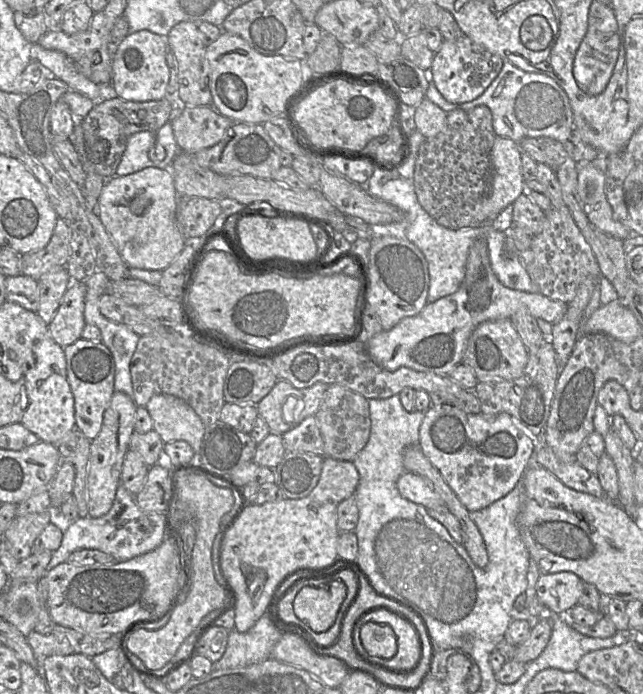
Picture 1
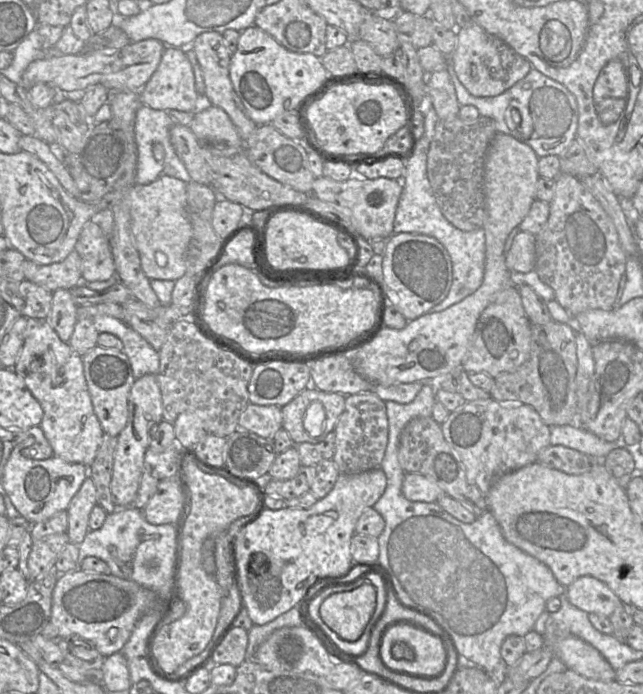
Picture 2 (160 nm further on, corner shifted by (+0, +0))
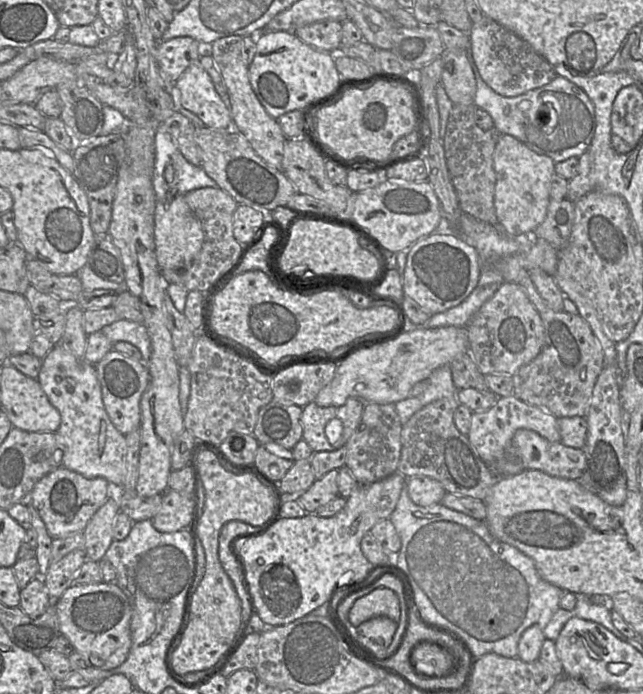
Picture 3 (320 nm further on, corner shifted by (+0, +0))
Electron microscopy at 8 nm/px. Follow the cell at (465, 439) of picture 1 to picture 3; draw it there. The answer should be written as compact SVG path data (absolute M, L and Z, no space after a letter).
M513 395L498 397L495 405L489 410L473 412L467 437L481 459L487 465L490 465L495 463L508 450L514 434L519 429L533 430L550 442L560 442L561 435L557 419L547 410L527 404Z

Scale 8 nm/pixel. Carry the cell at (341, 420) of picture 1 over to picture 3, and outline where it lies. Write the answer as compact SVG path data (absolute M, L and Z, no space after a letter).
M364 403L360 424L345 445L345 466L359 484L380 481L397 471L402 447L402 428L395 404Z

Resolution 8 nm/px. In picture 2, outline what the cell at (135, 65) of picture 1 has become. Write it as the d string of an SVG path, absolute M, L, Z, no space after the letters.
M167 46L161 61L149 81L139 90L144 106L155 110L179 110L193 112L200 94L195 87L195 75L192 64L180 48Z

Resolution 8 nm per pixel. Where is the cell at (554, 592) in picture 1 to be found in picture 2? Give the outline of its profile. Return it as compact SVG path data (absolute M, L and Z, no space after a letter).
M581 576L566 587L565 597L575 607L587 613L600 613L609 617L615 609L625 604L621 599L602 581L592 576Z

